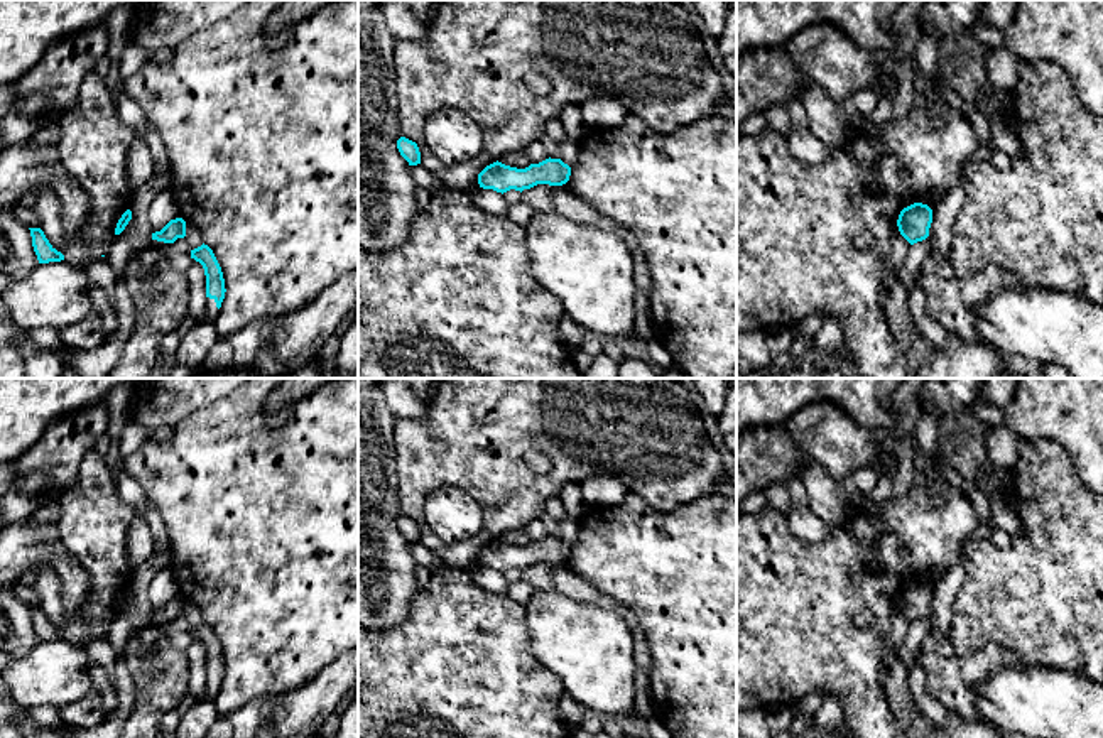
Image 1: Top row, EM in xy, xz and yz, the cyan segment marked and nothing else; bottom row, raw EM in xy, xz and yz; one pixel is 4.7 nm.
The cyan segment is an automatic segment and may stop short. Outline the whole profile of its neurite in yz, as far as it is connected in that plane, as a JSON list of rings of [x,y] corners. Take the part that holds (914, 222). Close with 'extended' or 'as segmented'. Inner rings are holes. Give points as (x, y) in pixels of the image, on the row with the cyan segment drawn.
[[[914,203],[899,214],[897,226],[900,235],[910,243],[922,241],[929,236],[932,209],[927,204]]]; as segmented

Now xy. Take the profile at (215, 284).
[[[201,245],[194,250],[191,250],[191,258],[199,262],[204,269],[206,275],[206,321],[215,323],[221,302],[225,299],[225,279],[221,267],[213,253],[213,250],[208,245]]]; extended

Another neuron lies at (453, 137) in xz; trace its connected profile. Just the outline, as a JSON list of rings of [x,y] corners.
[[[444,110],[431,115],[424,135],[432,154],[446,166],[475,159],[483,147],[483,130],[465,111]]]

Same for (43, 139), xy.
[[[49,122],[35,130],[34,135],[24,142],[24,145],[37,152],[49,150],[56,144],[59,132],[57,122]]]

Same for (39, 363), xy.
[[[20,346],[24,356],[25,373],[24,378],[59,378],[64,363],[56,351],[39,346]]]

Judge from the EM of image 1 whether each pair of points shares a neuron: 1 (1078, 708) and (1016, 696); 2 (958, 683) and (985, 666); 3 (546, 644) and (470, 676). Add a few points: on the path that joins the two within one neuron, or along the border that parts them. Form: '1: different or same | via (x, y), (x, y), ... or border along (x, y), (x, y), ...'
1: same | via (1063, 706), (1031, 701)
2: same | via (965, 676), (978, 666)
3: different | border along (524, 612), (529, 630), (529, 651), (558, 678)

